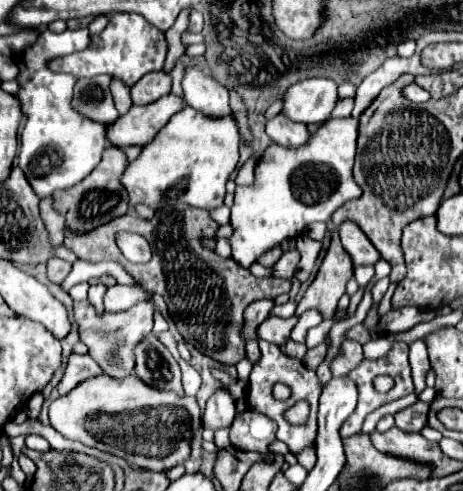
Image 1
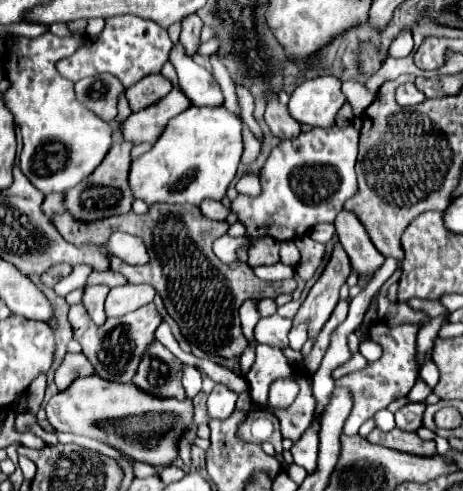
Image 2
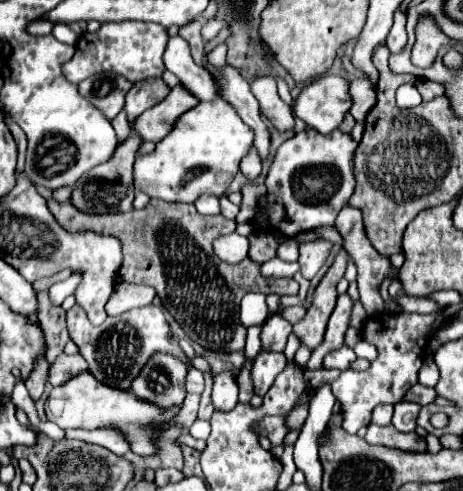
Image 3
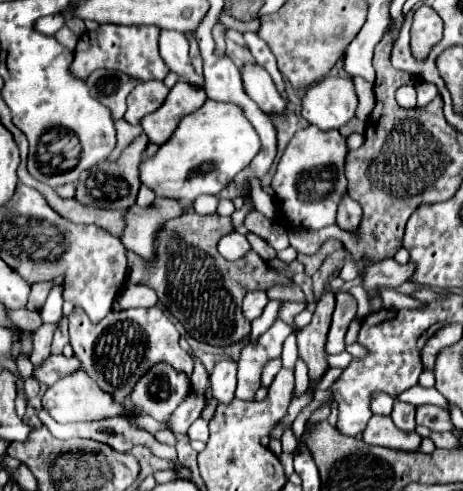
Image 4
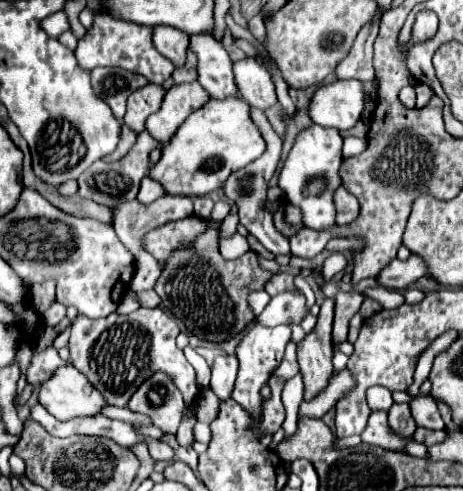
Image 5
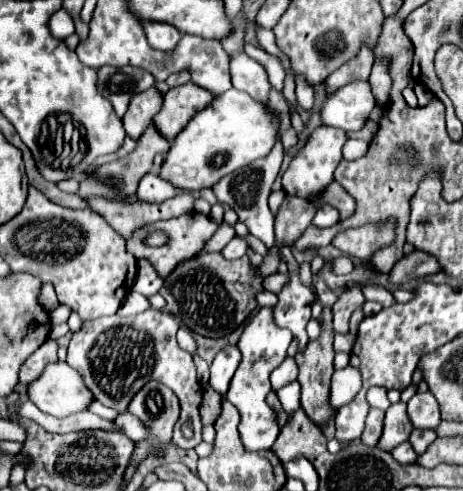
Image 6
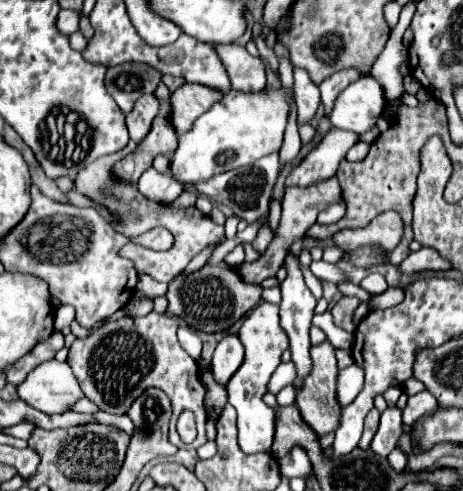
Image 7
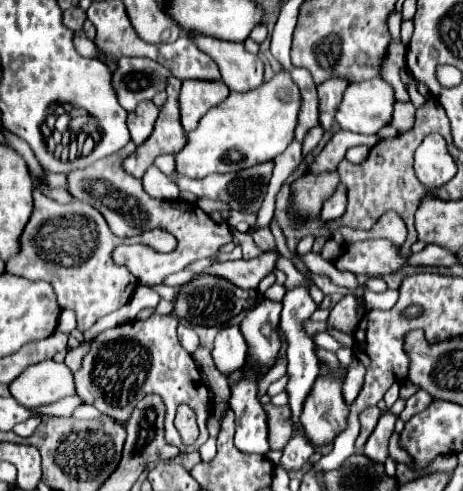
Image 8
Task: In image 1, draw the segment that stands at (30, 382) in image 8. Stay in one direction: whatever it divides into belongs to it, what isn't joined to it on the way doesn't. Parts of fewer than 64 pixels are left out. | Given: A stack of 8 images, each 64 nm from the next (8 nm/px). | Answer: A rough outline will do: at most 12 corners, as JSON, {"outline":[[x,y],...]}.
{"outline":[[100,374],[56,398],[64,438],[152,472],[186,462],[196,398]]}

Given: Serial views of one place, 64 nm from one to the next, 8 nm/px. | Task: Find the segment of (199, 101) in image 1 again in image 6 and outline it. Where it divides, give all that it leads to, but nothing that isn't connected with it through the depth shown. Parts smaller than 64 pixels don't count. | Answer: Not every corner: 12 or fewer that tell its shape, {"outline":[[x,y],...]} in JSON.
{"outline":[[140,22],[156,50],[172,50],[180,32],[164,22]]}

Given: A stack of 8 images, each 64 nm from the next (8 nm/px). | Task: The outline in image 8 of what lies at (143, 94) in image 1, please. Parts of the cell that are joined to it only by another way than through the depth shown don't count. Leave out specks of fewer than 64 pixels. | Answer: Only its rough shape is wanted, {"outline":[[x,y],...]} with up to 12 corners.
{"outline":[[140,102],[128,112],[128,130],[136,146],[152,134],[158,108]]}

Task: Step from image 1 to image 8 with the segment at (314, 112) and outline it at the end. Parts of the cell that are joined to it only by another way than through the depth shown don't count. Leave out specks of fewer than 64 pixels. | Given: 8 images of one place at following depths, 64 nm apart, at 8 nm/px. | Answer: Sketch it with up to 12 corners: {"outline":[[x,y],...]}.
{"outline":[[384,78],[348,84],[340,128],[378,134],[392,122],[394,88]]}

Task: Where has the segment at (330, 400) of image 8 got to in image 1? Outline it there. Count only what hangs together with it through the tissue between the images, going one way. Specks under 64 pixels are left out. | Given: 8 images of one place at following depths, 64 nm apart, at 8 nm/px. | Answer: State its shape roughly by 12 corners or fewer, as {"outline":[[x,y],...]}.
{"outline":[[332,234],[318,276],[296,308],[316,308],[324,320],[336,312],[352,260]]}

